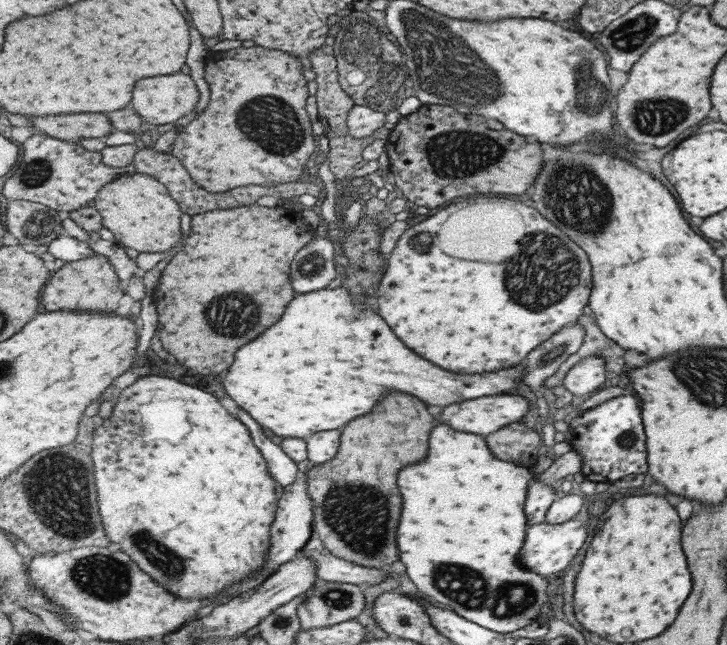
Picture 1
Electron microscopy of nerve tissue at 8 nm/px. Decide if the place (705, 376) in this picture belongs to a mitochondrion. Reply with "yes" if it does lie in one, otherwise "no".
yes

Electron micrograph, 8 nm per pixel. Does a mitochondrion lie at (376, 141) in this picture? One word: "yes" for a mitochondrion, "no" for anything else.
no

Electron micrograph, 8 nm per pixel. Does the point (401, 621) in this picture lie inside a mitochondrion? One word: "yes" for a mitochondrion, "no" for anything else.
yes

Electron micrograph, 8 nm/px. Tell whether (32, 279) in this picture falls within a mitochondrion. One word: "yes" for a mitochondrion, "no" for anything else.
no

